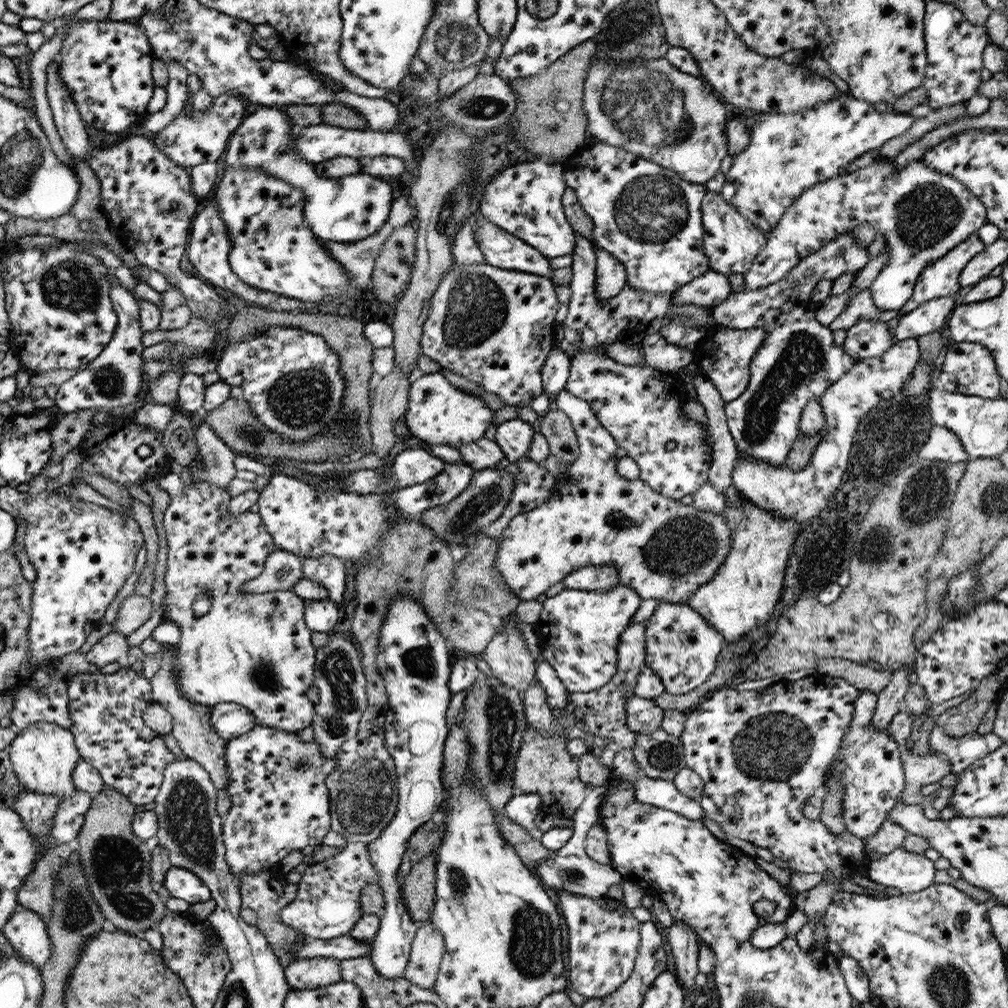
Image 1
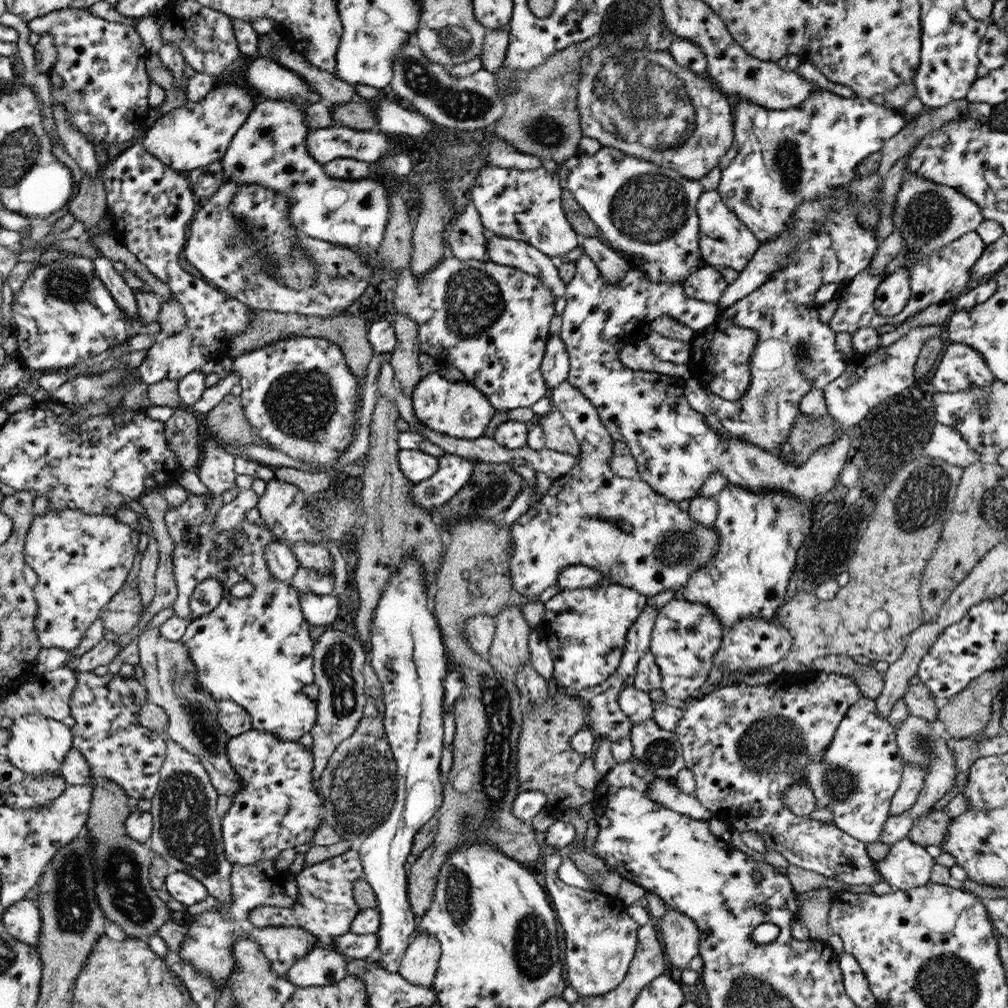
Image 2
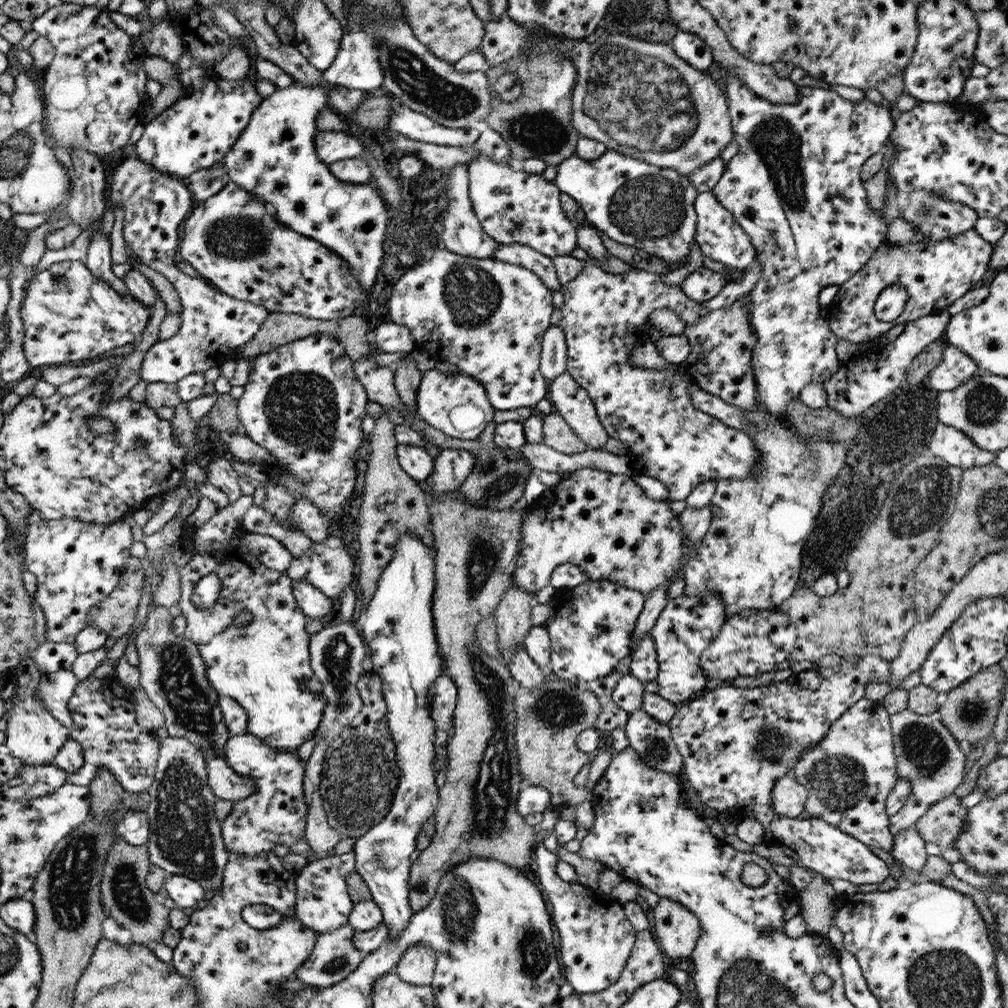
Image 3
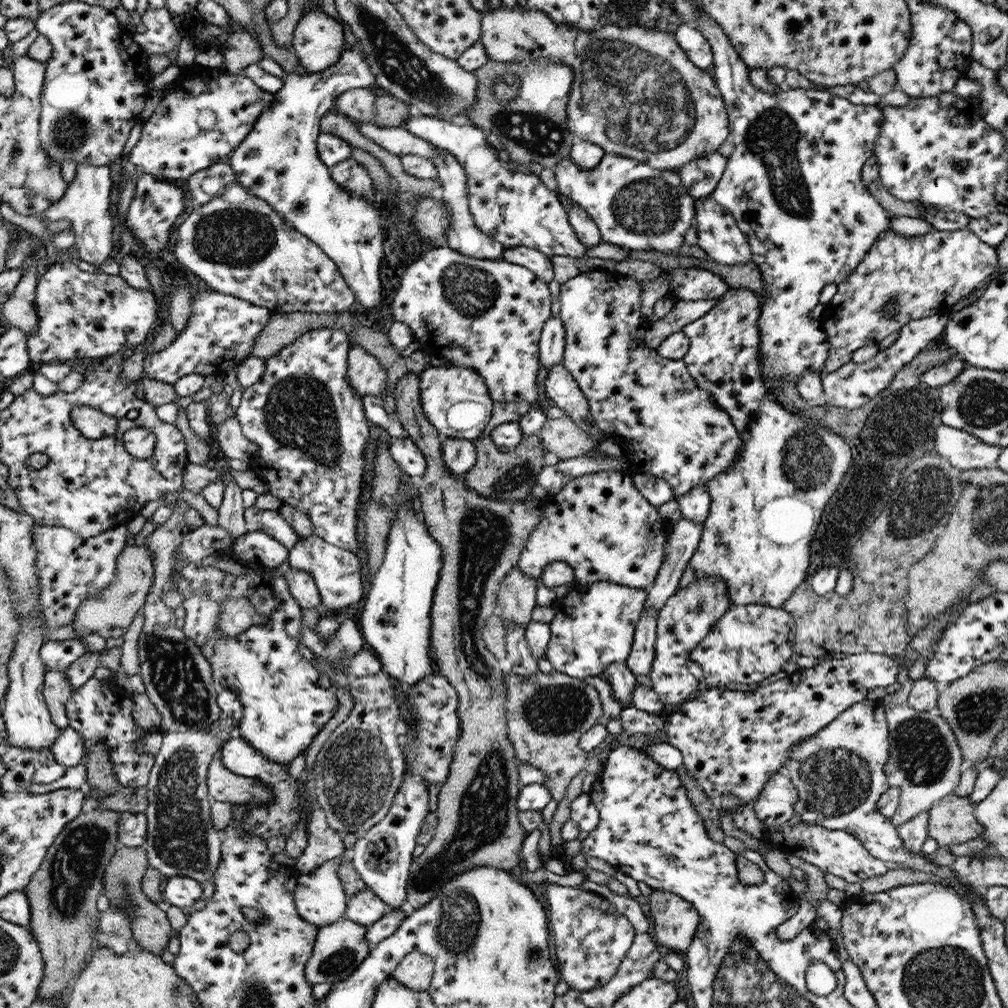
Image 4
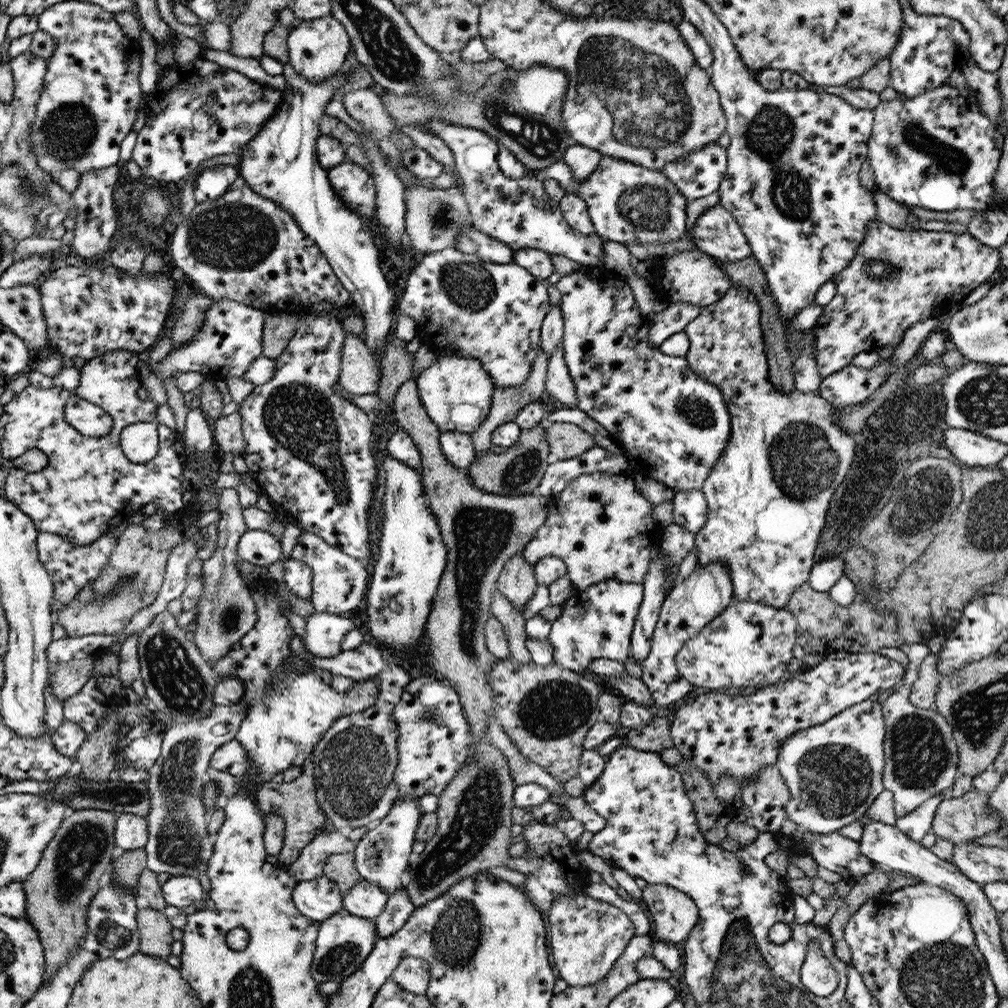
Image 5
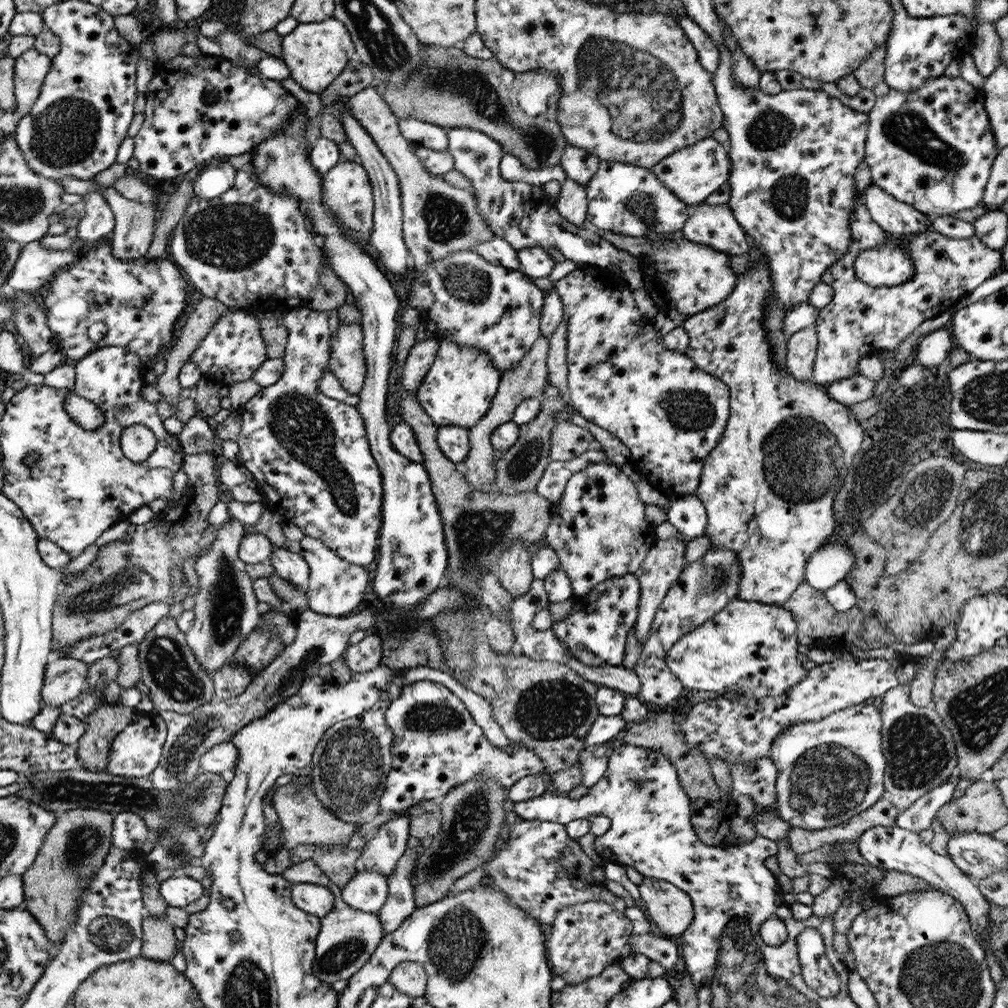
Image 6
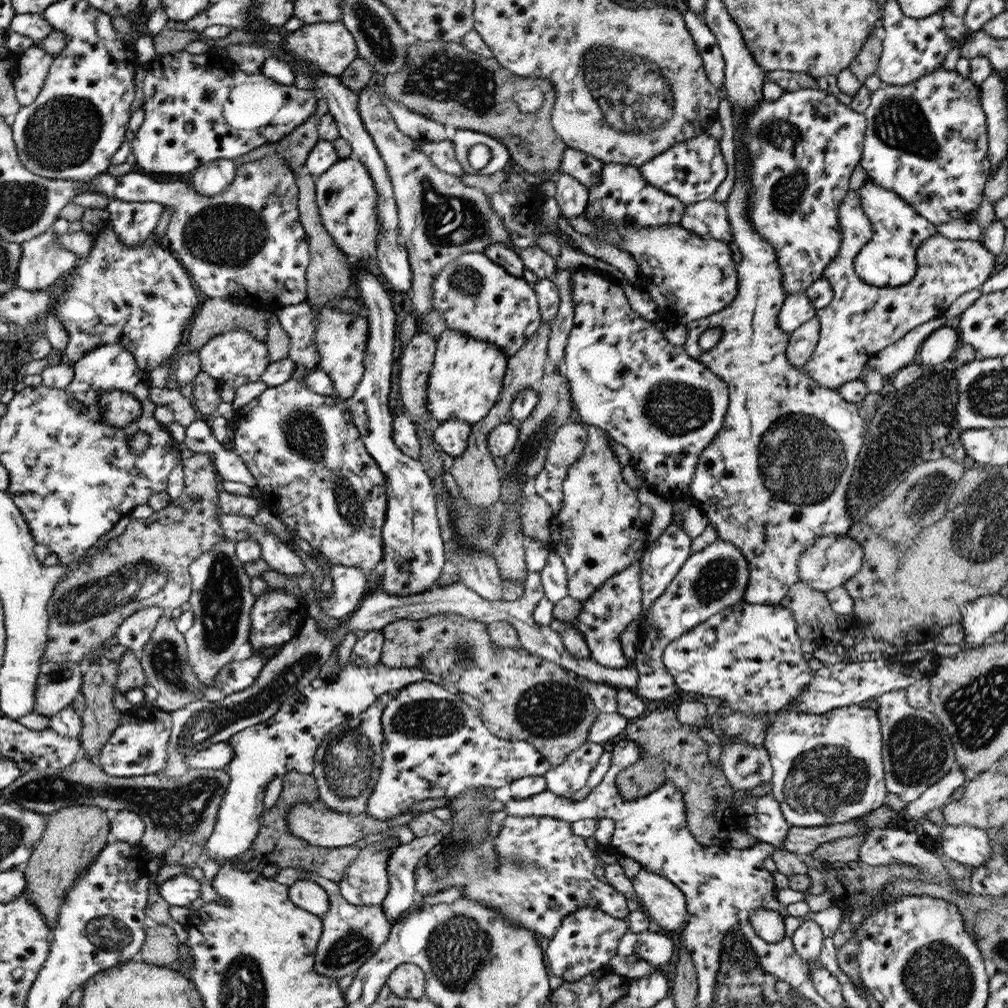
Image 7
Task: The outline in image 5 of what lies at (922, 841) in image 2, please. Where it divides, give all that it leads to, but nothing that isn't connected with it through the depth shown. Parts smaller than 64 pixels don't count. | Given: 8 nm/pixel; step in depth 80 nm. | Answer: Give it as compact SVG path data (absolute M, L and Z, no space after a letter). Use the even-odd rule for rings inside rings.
M972 786L970 791L960 797L948 796L943 802L940 802L936 809L931 831L936 837L941 837L944 840L949 840L955 845L958 845L959 843L998 830L1001 825L1001 816L995 810L991 810L991 808L987 806L989 796L990 792L980 793L976 791L974 786Z

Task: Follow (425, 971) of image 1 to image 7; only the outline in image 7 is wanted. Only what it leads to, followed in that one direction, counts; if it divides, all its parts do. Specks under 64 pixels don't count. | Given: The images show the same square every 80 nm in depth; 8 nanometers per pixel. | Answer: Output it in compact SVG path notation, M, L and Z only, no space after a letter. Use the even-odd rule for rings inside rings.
M404 963L391 973L387 985L400 998L426 997L426 974L418 965Z

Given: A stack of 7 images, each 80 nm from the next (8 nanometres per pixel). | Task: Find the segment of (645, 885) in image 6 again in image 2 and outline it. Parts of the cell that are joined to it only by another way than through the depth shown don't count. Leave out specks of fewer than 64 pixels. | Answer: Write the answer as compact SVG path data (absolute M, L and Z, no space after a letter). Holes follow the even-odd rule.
M667 908L660 923L660 940L668 960L684 970L699 954L700 931L690 916L675 908Z

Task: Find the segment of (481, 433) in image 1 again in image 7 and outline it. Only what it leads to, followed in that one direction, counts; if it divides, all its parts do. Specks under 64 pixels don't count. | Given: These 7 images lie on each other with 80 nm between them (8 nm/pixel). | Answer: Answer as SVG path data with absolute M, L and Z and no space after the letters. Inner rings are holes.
M447 328L438 340L435 362L428 379L427 410L435 423L457 418L474 424L483 420L503 393L508 357L491 342Z

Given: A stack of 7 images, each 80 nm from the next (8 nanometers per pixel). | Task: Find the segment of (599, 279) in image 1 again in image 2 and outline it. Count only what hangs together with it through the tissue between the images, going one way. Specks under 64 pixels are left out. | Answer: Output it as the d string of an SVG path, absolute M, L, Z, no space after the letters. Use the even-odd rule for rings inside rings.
M582 235L578 238L578 244L584 250L584 254L595 262L599 273L603 275L603 279L609 284L619 282L623 275L632 268L629 261L605 246L599 240L599 237Z

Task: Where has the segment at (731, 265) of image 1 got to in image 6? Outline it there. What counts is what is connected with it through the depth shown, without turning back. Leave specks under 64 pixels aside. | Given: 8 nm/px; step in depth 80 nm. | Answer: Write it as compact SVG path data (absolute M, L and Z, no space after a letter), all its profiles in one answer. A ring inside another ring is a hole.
M726 203L694 205L680 233L685 240L728 256L748 253L748 236Z

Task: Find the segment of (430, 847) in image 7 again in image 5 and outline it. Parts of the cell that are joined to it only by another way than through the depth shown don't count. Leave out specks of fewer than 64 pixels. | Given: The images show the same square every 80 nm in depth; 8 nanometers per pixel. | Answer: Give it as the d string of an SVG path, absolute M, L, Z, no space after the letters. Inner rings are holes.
M404 887L399 888L397 892L393 892L387 898L386 908L374 920L378 940L388 938L388 936L400 930L407 923L414 909L415 906Z

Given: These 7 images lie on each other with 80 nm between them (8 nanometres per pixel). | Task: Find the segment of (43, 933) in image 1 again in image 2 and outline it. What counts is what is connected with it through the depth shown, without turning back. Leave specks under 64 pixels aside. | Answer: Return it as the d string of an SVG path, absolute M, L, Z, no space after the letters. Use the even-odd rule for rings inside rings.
M24 898L15 902L3 915L2 923L16 939L38 950L42 937L42 915L33 901Z

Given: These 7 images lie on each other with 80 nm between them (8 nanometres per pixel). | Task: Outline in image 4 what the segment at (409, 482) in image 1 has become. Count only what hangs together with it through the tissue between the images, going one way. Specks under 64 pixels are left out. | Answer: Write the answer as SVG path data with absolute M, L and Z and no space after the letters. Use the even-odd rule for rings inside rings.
M409 437L392 440L390 451L395 461L409 477L417 480L426 472L427 458Z

